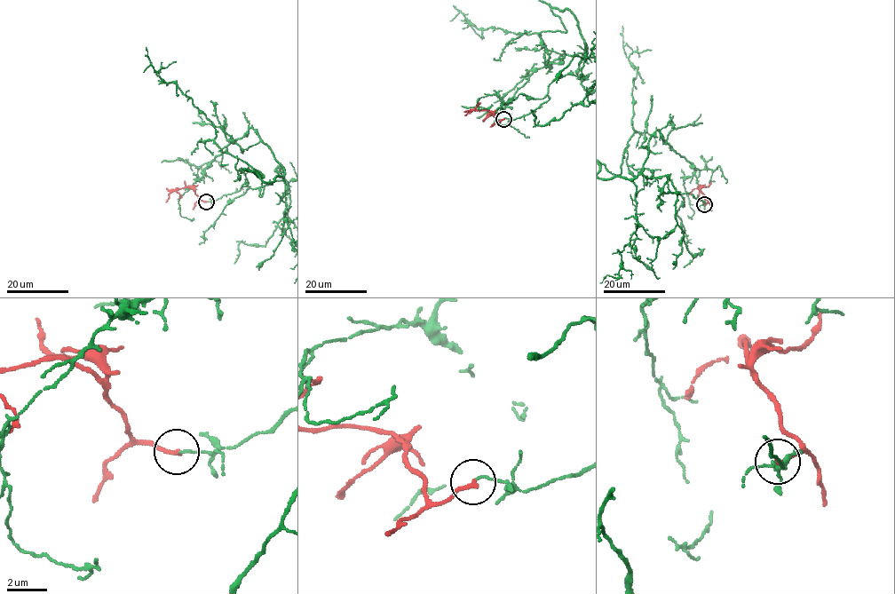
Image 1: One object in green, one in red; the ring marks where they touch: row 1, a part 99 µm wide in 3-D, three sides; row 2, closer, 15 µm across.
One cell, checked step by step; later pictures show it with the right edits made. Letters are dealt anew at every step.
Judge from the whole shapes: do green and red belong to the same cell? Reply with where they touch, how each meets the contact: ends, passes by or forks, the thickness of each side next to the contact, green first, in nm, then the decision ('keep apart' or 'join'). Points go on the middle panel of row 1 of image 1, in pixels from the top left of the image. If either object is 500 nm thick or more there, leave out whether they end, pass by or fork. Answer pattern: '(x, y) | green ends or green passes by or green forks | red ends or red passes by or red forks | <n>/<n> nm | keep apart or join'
(503, 119) | green ends | red ends | 90/240 nm | keep apart

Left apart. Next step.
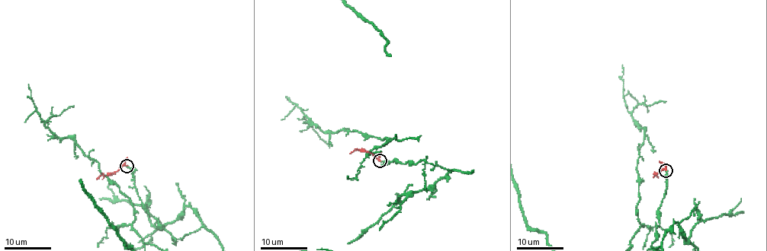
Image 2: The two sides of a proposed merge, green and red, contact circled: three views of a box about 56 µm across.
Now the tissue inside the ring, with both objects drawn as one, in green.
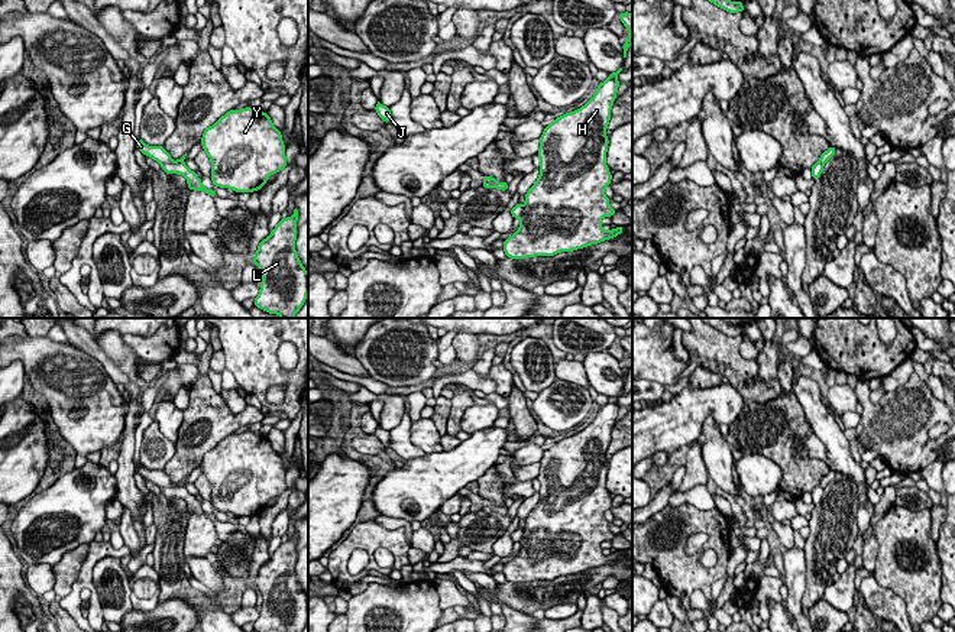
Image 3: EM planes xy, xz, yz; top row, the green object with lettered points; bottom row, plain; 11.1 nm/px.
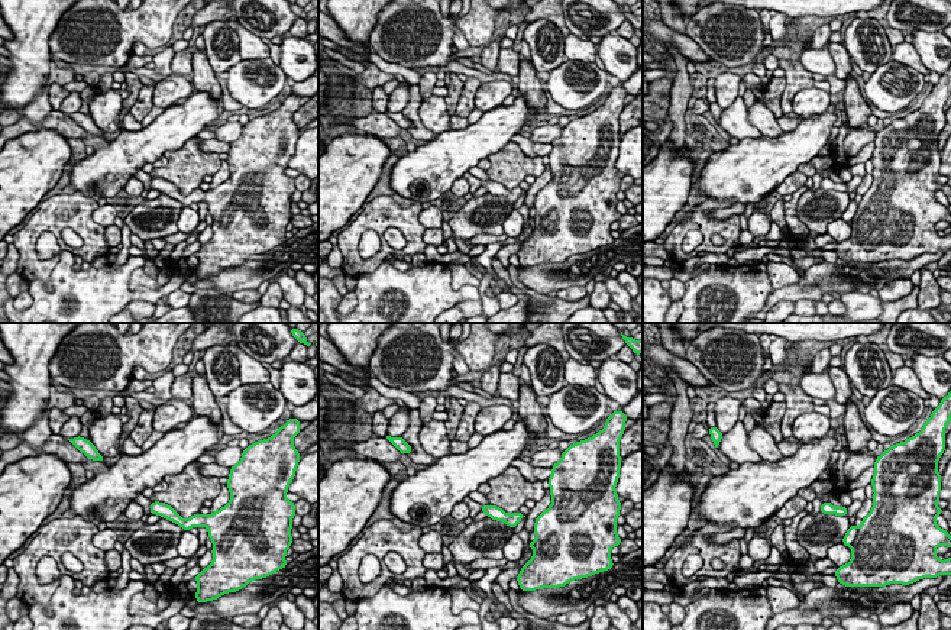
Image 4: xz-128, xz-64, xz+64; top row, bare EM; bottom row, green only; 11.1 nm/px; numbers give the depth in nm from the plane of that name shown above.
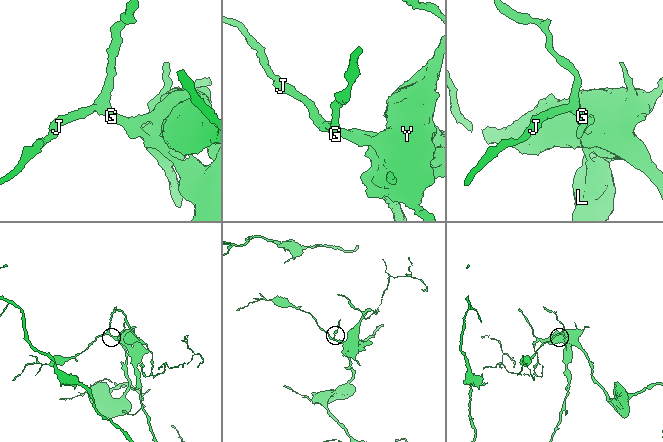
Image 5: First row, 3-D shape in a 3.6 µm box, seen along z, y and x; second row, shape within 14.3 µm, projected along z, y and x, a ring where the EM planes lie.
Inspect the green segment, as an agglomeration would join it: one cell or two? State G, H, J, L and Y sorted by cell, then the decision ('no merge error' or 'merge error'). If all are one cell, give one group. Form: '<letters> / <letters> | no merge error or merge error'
G H J Y / L | merge error

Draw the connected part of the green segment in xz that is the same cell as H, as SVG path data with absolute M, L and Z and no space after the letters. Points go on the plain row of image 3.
M622 392L609 398L609 402L598 409L596 417L583 431L557 441L544 453L537 476L540 480L540 500L525 518L519 552L504 565L502 573L506 581L527 583L534 580L553 580L560 576L572 576L614 563L624 555L624 550L605 555L600 548L603 541L611 541L616 537L616 534L609 531L609 522L605 519L603 513L611 509L612 503L609 492L606 490L606 474L609 467L606 451L611 444L612 428L616 422L619 411L618 398L621 395Z

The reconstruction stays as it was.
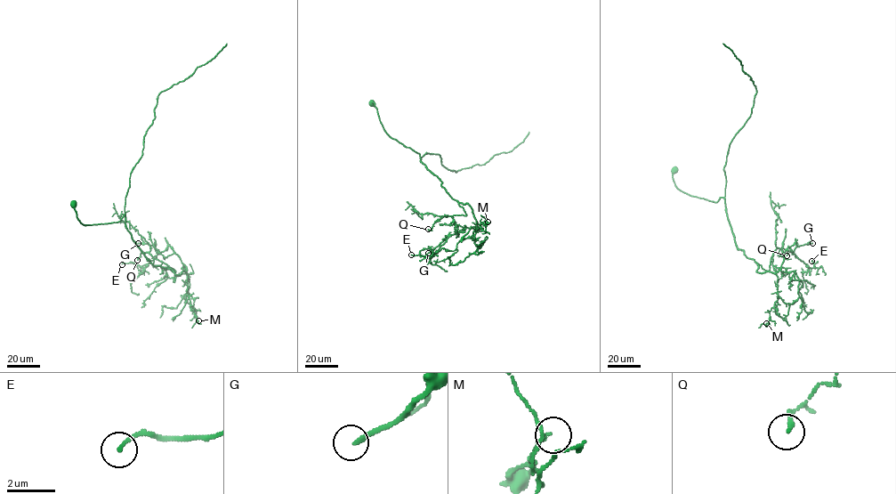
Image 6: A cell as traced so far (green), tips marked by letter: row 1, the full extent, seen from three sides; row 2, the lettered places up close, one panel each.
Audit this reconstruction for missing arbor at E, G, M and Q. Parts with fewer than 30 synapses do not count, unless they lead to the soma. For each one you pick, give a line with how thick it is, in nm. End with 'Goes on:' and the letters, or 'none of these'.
G: 200 nm thick
Goes on: G

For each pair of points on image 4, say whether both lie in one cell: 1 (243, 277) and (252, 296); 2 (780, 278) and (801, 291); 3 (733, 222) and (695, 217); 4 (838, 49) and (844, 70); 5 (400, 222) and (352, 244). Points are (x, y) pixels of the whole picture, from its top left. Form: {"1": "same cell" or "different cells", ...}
{"1": "different cells", "2": "different cells", "3": "same cell", "4": "same cell", "5": "same cell"}

